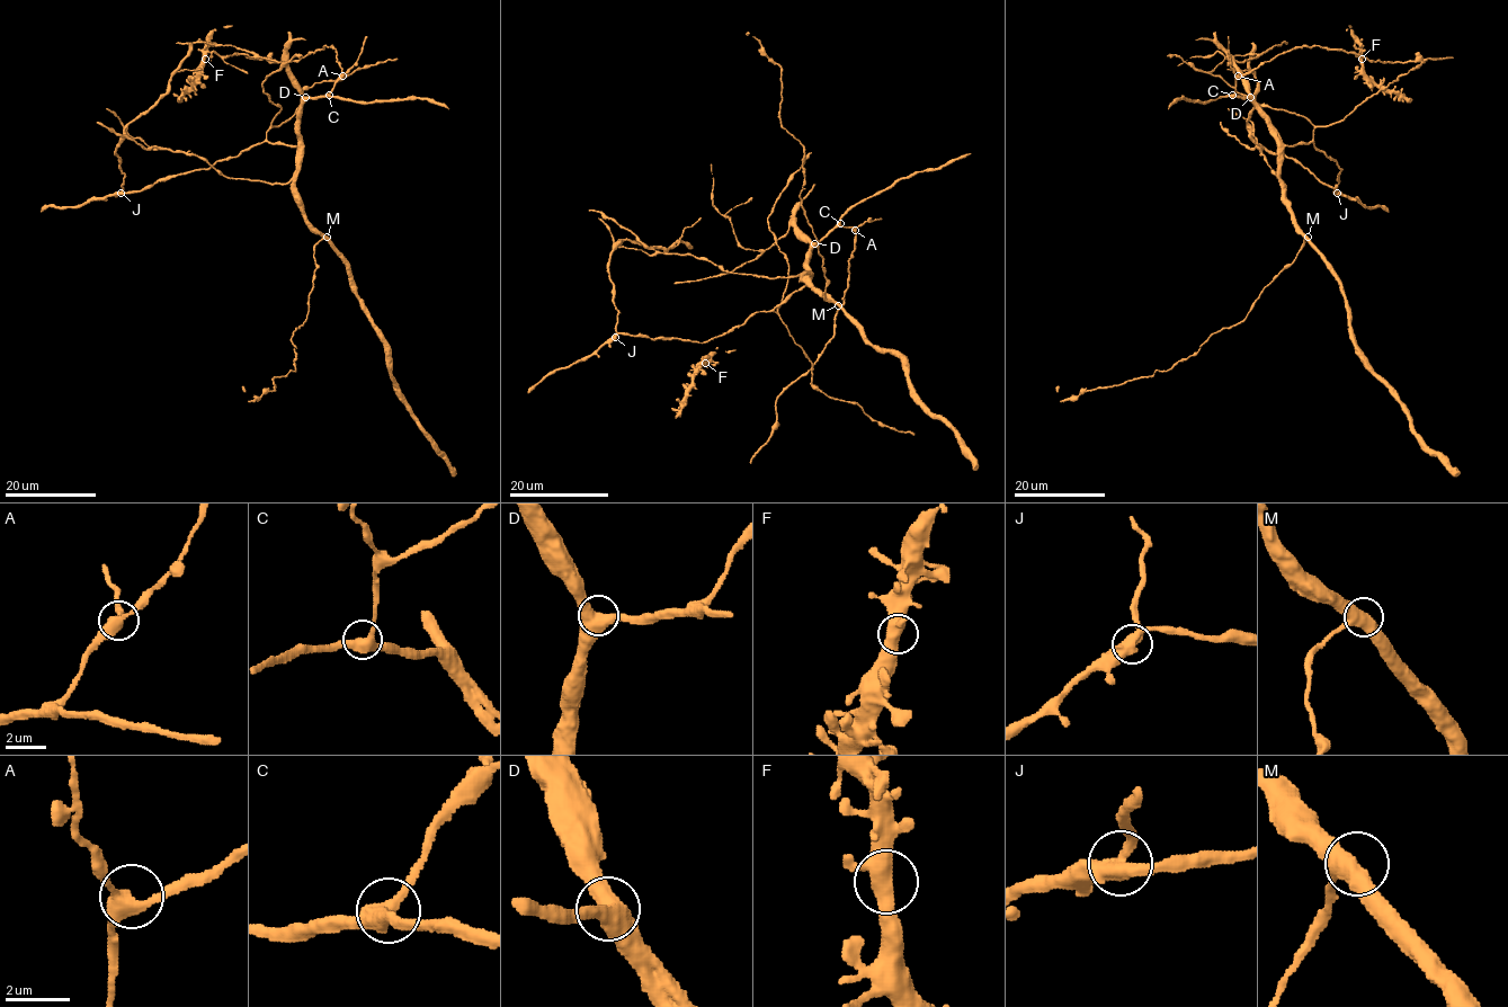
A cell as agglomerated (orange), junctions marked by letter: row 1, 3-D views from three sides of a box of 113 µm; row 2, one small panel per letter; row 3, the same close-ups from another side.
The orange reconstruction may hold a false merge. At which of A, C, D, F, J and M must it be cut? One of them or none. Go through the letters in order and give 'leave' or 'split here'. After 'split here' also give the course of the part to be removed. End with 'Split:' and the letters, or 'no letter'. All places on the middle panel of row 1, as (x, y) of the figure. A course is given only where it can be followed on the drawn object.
A: leave
C: leave
D: leave
F: leave
J: split here | (615, 337), (617, 309), (609, 278), (609, 255), (613, 248), (624, 240), (668, 248), (686, 228), (701, 217)
M: leave
Split: J

